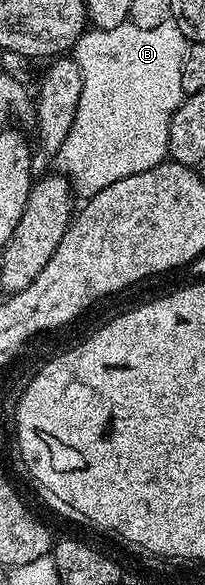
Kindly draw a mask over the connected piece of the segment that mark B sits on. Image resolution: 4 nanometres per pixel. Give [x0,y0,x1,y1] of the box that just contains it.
[56,19,187,198]

